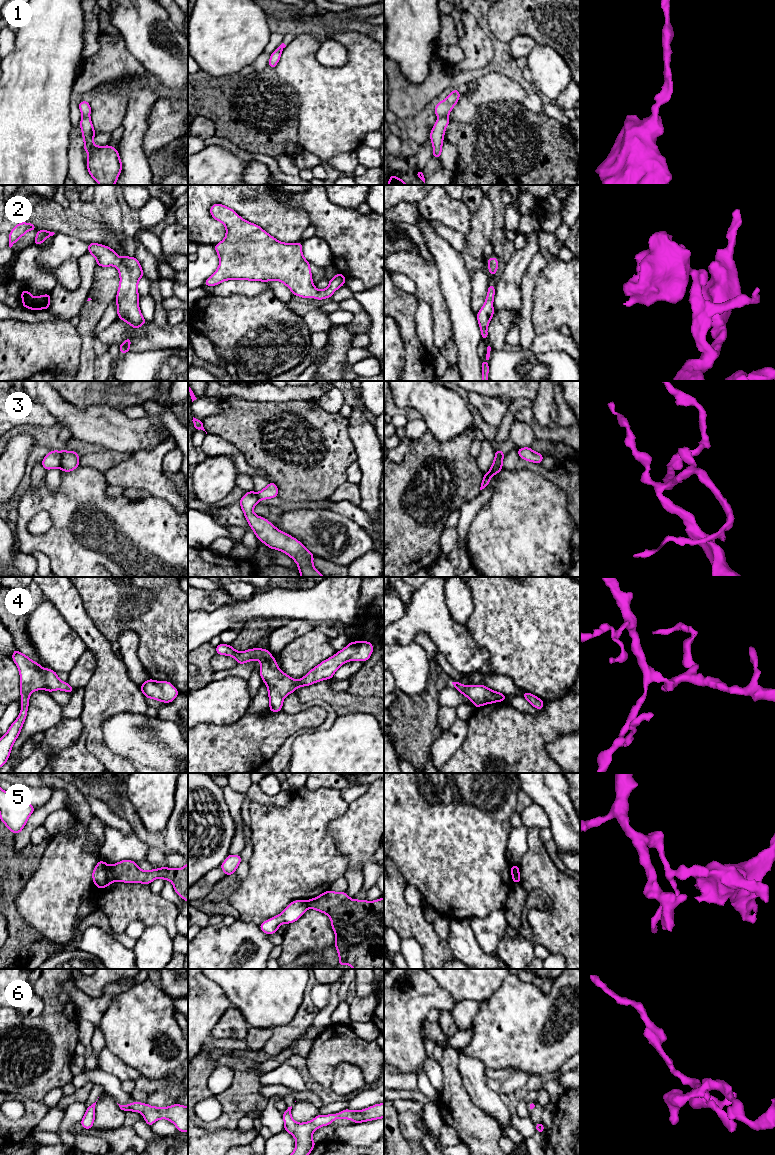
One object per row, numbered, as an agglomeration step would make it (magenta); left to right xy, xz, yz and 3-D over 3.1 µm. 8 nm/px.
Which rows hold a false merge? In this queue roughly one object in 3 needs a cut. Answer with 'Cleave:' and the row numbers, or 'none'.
Cleave: 3, 5

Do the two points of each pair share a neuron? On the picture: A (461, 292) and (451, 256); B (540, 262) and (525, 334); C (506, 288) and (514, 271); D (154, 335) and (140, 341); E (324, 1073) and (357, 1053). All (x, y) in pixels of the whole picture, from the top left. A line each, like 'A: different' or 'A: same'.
A: same
B: same
C: same
D: same
E: same

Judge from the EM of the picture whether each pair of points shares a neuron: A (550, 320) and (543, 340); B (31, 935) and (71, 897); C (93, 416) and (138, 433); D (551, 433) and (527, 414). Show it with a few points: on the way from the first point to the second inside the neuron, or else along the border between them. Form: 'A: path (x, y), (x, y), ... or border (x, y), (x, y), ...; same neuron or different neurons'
A: border (559, 328), (551, 328), (535, 335); different neurons
B: border (19, 913), (43, 936); different neurons
C: path (104, 426), (119, 433), (127, 433); same neuron
D: path (544, 433), (532, 421); same neuron

